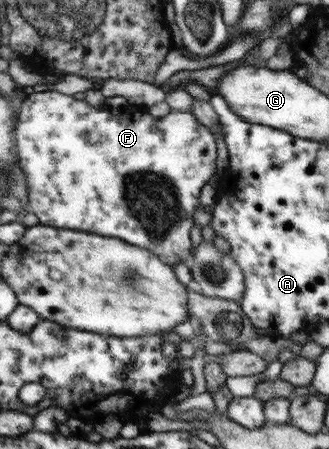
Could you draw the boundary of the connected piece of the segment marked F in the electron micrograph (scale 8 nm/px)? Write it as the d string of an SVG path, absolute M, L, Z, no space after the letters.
M38 88L37 92L27 96L22 102L21 117L18 122L17 140L18 154L22 168L30 180L32 186L32 206L28 206L28 212L38 214L46 224L46 226L60 226L60 228L70 228L70 230L88 230L88 232L98 232L104 236L116 236L116 238L124 238L126 242L136 242L136 246L144 246L156 254L160 254L160 258L170 263L178 265L186 260L188 250L192 246L190 242L190 228L194 226L192 214L198 208L198 198L200 198L200 190L208 184L208 180L212 178L214 170L216 170L216 142L214 136L208 132L208 127L200 123L192 112L181 112L171 110L162 118L154 118L150 113L142 114L142 112L123 112L122 114L114 114L108 112L106 108L96 109L85 100L77 100L70 94L53 89Z

